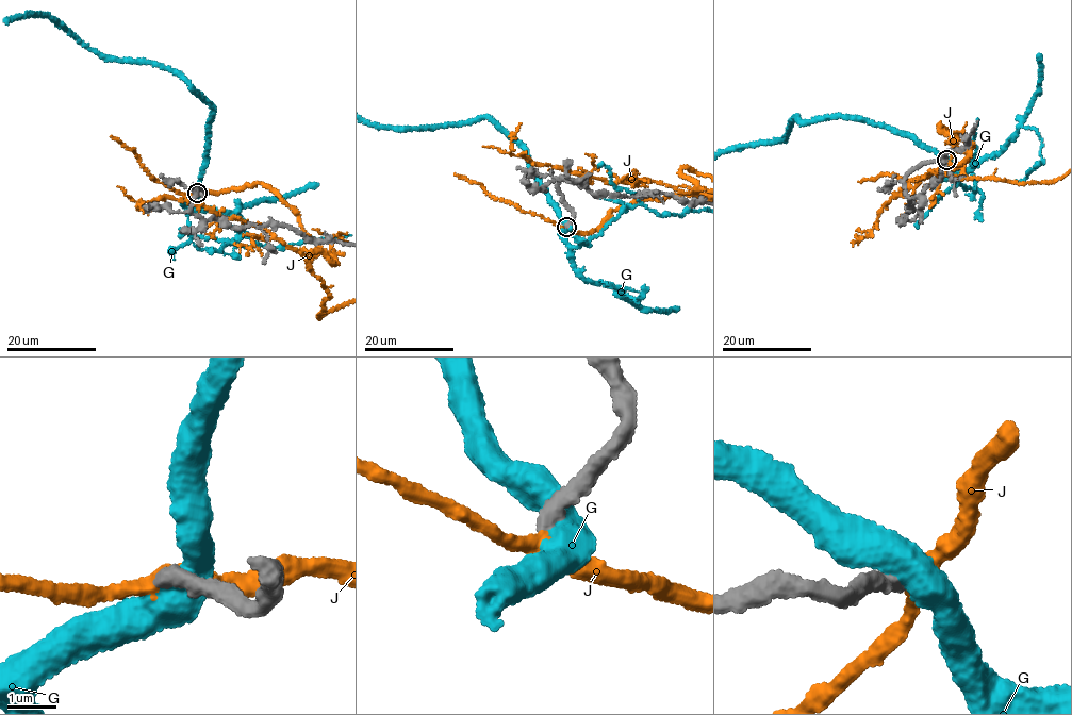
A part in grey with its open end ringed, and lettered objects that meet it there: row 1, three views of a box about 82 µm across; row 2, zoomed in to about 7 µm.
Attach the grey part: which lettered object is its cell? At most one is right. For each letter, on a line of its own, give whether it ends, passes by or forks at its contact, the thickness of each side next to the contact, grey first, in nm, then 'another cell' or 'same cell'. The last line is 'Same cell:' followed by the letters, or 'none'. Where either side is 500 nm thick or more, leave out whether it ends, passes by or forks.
G: 400 nm thick on the grey side, 600 nm on the other; another cell
J: it passes by; 360 nm thick on the grey side, 360 nm on the other; same cell
Same cell: J

